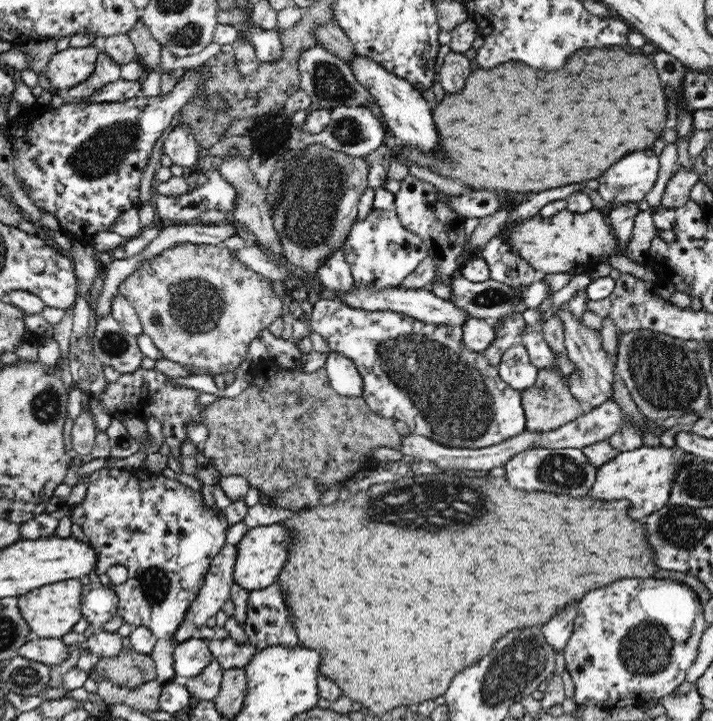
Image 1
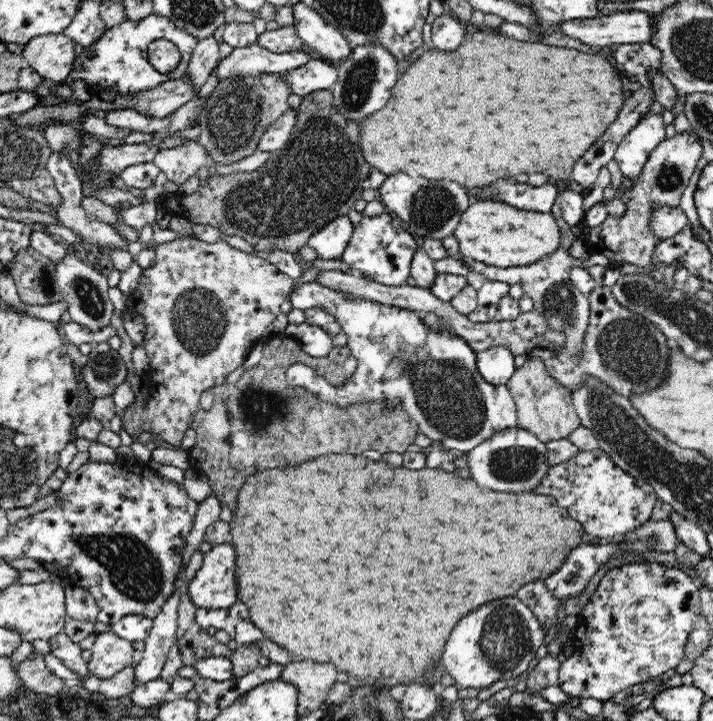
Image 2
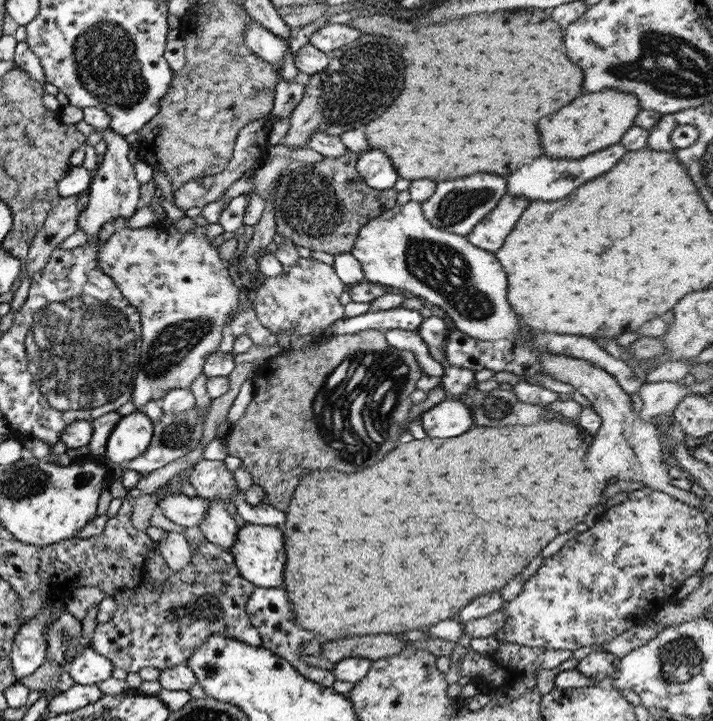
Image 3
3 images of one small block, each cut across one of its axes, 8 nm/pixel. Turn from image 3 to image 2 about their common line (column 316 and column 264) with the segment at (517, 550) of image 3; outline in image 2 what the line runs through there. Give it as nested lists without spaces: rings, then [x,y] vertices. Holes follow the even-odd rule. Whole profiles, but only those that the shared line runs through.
[[[334,454],[320,456],[318,460],[314,460],[314,464],[300,464],[298,470],[288,468],[286,472],[284,472],[284,470],[274,470],[274,472],[266,470],[266,472],[257,472],[254,476],[250,476],[250,478],[244,482],[242,490],[238,491],[238,504],[236,504],[236,510],[234,510],[234,520],[236,520],[238,528],[232,528],[232,542],[234,542],[234,546],[238,548],[238,566],[240,566],[240,572],[242,572],[242,574],[238,576],[237,595],[238,600],[248,606],[252,622],[263,631],[266,638],[284,647],[288,652],[292,652],[296,660],[313,660],[318,663],[332,663],[337,668],[338,672],[346,672],[348,676],[362,680],[364,685],[378,687],[385,686],[391,688],[392,686],[396,686],[396,684],[406,684],[408,686],[412,683],[420,683],[436,687],[429,682],[431,672],[433,671],[433,668],[440,663],[441,656],[443,655],[443,648],[448,640],[448,636],[450,636],[454,624],[456,624],[462,616],[466,616],[472,608],[478,608],[478,606],[482,606],[482,604],[486,604],[486,602],[490,602],[490,600],[496,600],[496,598],[502,598],[502,596],[512,596],[518,588],[522,588],[524,584],[528,584],[528,582],[532,582],[532,580],[536,580],[536,578],[542,578],[542,580],[544,580],[546,576],[550,576],[550,572],[556,572],[556,568],[560,568],[562,560],[566,558],[566,554],[570,552],[570,548],[574,548],[576,542],[578,542],[578,544],[582,543],[581,534],[585,532],[584,527],[578,521],[574,520],[564,508],[558,508],[558,502],[556,502],[554,498],[551,498],[551,496],[536,494],[534,492],[514,493],[494,492],[494,490],[488,492],[488,490],[482,490],[474,480],[464,480],[464,478],[454,476],[454,474],[444,472],[444,470],[436,470],[436,468],[422,468],[422,470],[390,468],[387,463],[383,463],[382,461],[372,462],[372,460],[370,460],[370,462],[364,462],[363,455],[354,455],[354,470],[344,470],[344,464],[340,464],[338,455],[336,455],[336,458],[334,458],[334,456]],[[416,488],[420,488],[420,490],[424,492],[424,498],[422,498],[422,500],[426,500],[426,504],[416,502],[416,500],[410,500],[410,498],[414,498],[414,494],[418,494]]]

